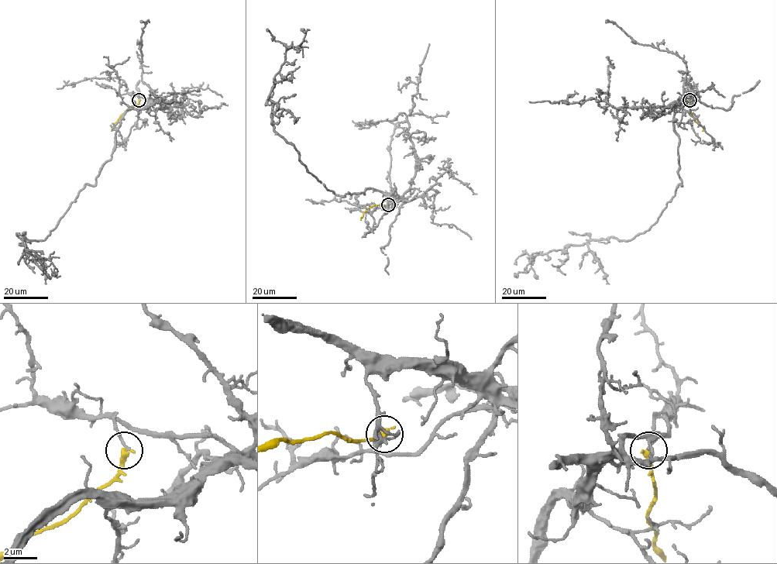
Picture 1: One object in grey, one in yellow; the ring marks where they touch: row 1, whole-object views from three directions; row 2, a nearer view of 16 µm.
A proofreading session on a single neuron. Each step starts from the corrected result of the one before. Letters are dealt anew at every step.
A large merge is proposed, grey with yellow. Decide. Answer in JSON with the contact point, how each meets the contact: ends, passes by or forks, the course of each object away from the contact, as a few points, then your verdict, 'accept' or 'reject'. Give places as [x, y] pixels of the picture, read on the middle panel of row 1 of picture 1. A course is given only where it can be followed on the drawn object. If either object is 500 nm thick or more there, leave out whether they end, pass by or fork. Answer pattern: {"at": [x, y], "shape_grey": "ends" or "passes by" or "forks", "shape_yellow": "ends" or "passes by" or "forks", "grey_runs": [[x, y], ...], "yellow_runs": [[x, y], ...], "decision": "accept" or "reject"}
{"at": [388, 204], "shape_grey": "ends", "shape_yellow": "ends", "grey_runs": [[388, 204], [402, 200], [327, 189], [273, 129], [273, 77], [309, 29]], "yellow_runs": [[388, 204], [373, 205], [363, 213], [361, 220]], "decision": "reject"}

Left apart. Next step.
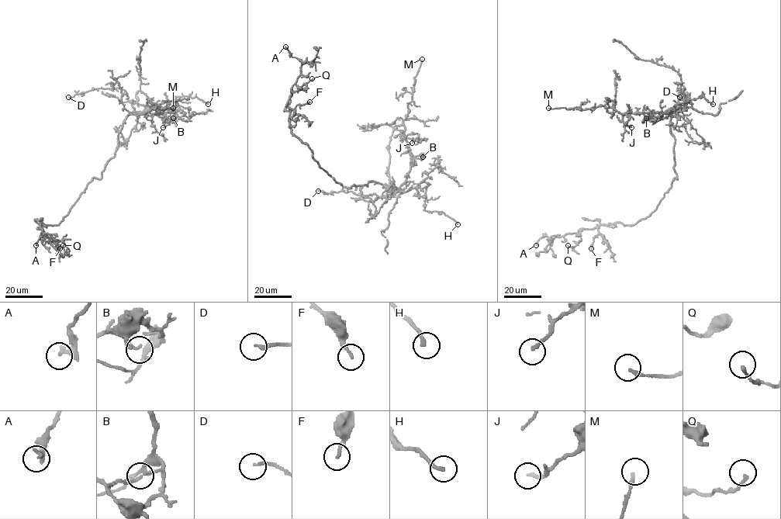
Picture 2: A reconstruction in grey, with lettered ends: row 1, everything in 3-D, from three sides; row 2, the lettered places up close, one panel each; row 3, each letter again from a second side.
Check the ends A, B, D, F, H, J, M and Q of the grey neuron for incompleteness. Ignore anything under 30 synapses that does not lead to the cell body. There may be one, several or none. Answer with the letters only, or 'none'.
none

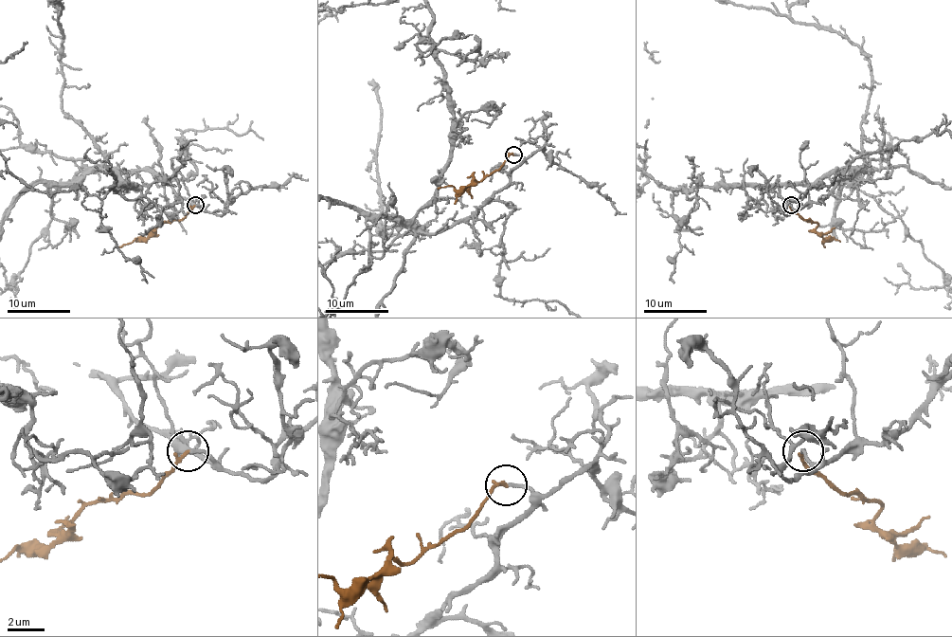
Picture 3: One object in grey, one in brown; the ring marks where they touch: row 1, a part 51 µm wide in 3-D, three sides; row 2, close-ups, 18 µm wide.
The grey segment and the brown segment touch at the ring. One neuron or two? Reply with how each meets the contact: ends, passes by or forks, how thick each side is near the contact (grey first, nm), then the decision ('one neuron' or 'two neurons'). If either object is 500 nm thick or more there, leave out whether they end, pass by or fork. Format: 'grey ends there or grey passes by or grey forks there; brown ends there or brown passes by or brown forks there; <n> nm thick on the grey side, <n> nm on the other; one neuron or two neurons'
grey ends there; brown ends there; 180 nm thick on the grey side, 190 nm on the other; one neuron

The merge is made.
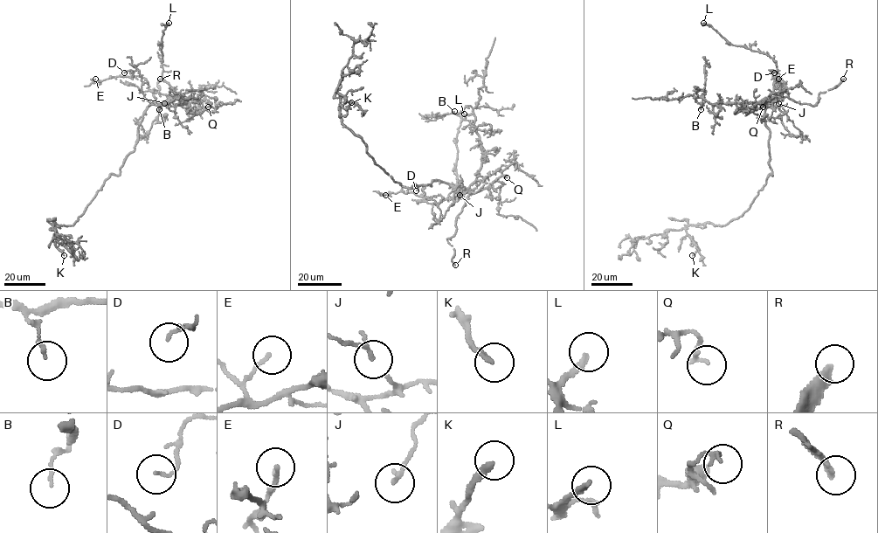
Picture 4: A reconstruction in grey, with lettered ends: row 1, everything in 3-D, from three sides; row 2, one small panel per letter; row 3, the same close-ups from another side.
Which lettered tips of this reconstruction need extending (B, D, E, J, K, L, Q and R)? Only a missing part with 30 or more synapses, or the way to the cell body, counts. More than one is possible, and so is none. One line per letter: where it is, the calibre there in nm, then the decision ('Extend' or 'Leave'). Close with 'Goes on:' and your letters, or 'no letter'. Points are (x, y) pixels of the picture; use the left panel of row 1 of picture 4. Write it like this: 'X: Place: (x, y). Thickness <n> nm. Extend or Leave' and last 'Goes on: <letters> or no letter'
B: Place: (159, 109). Thickness 120 nm. Leave
D: Place: (124, 72). Thickness 100 nm. Leave
E: Place: (95, 79). Thickness 120 nm. Leave
J: Place: (164, 103). Thickness 160 nm. Leave
K: Place: (64, 255). Thickness 200 nm. Extend
L: Place: (169, 23). Thickness 200 nm. Extend
Q: Place: (208, 107). Thickness 140 nm. Leave
R: Place: (160, 79). Thickness 260 nm. Extend
Goes on: K, L, R

